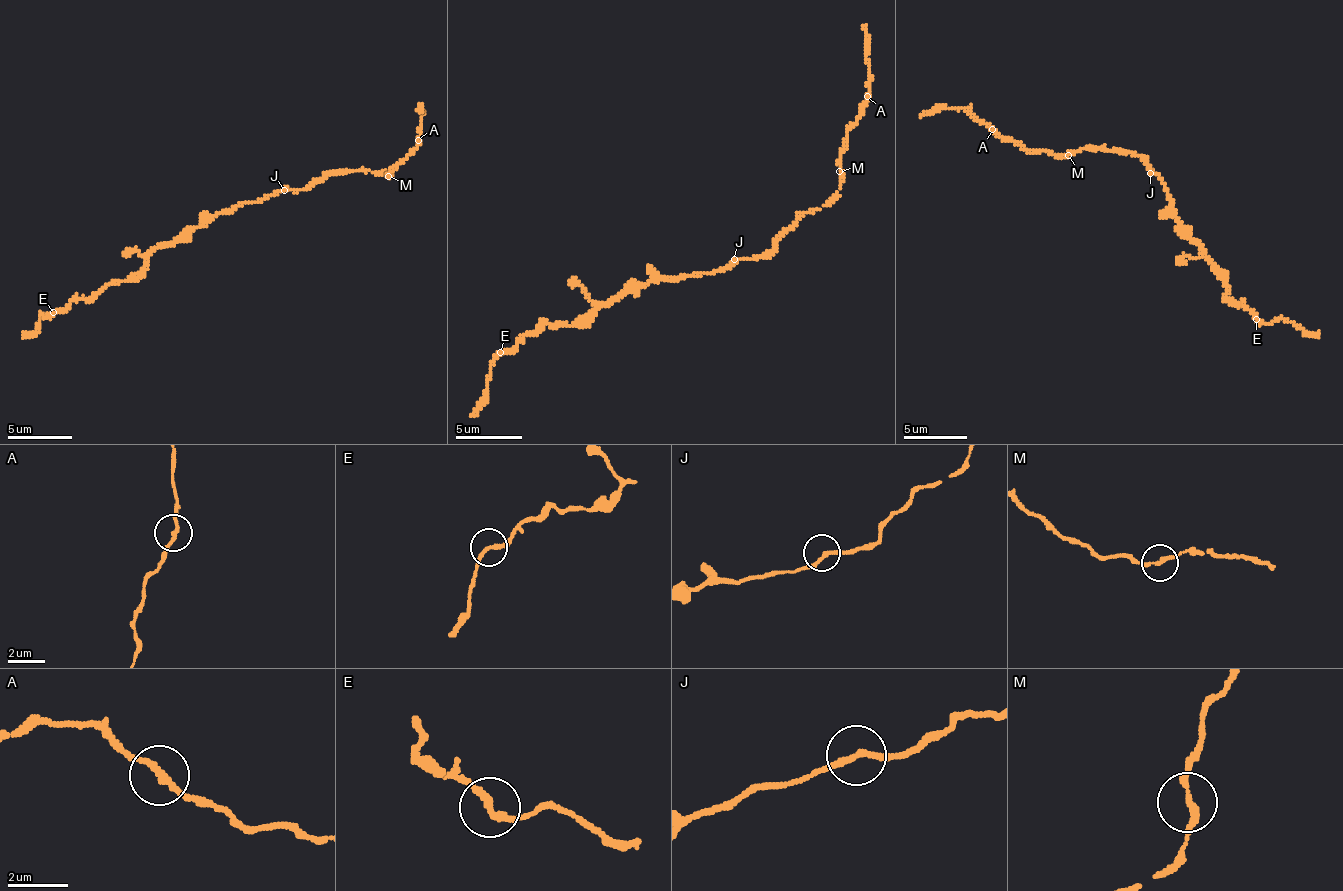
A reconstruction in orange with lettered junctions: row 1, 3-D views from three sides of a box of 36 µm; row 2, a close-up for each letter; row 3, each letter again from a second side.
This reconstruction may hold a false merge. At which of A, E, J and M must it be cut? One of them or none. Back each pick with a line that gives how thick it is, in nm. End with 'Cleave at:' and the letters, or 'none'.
Cleave at: none

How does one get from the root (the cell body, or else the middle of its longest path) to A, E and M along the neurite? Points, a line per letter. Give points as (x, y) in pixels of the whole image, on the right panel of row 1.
A: (1162, 183), (1144, 160), (1129, 151), (1102, 146), (1049, 154), (1002, 141), (993, 130)
E: (1162, 183), (1170, 199), (1170, 210), (1178, 224), (1227, 280), (1229, 298), (1244, 306), (1256, 319)
M: (1162, 183), (1144, 160), (1129, 151), (1102, 146), (1093, 150), (1080, 148), (1068, 154)

